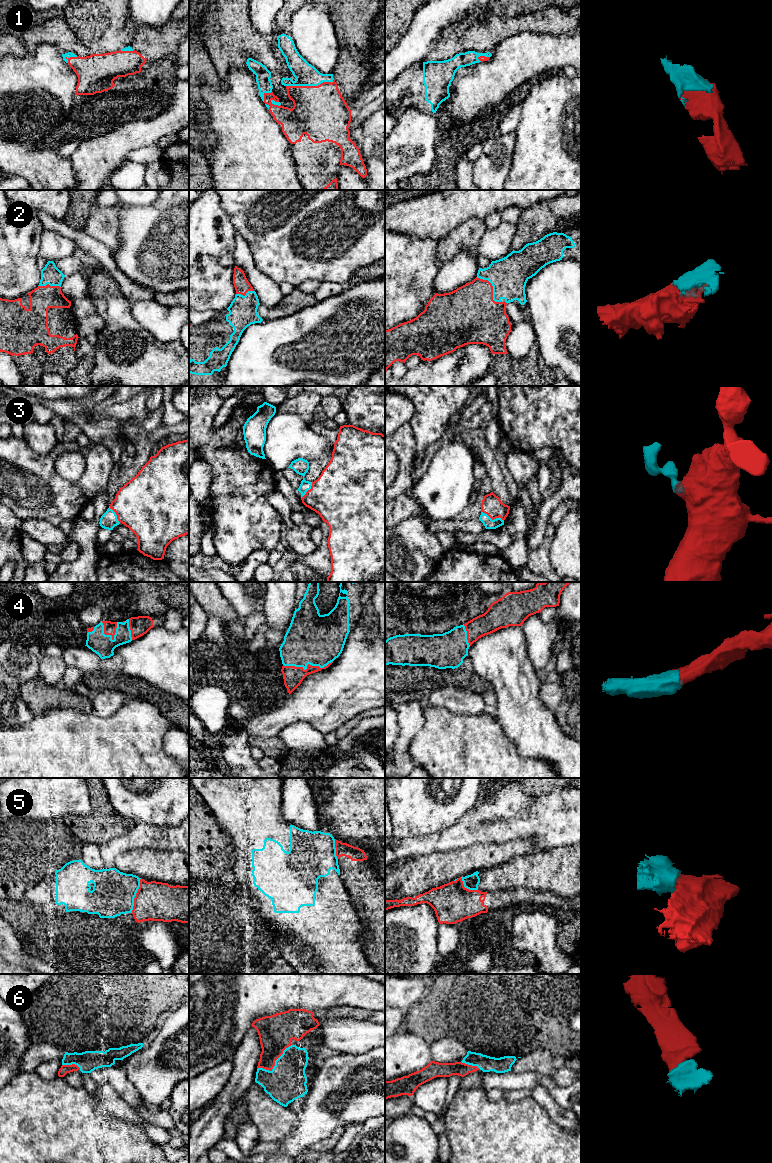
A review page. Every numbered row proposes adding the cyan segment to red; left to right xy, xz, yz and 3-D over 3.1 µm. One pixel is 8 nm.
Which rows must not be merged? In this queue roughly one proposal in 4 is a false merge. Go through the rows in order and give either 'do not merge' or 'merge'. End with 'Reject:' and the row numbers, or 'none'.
1: merge
2: merge
3: merge
4: merge
5: do not merge
6: merge
Reject: 5

